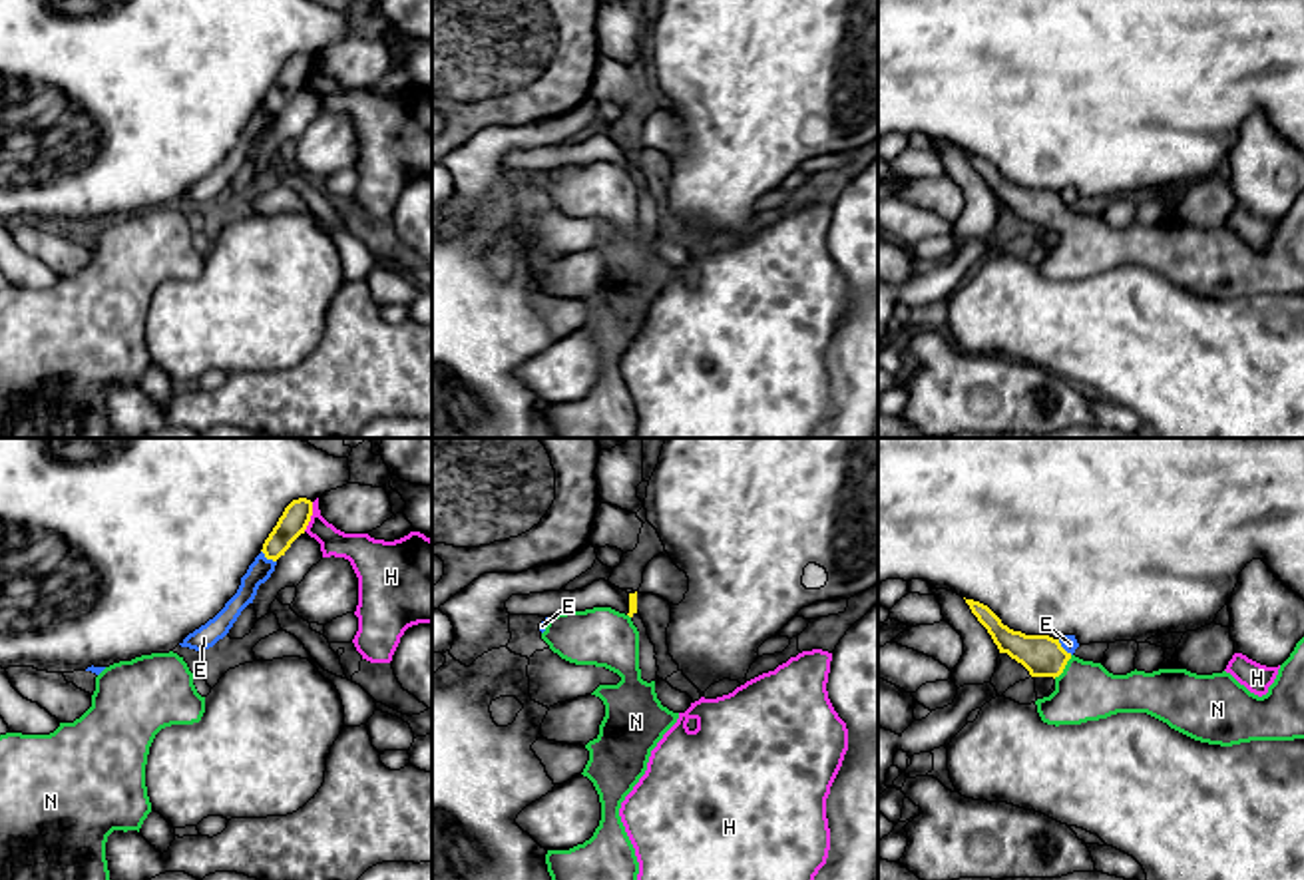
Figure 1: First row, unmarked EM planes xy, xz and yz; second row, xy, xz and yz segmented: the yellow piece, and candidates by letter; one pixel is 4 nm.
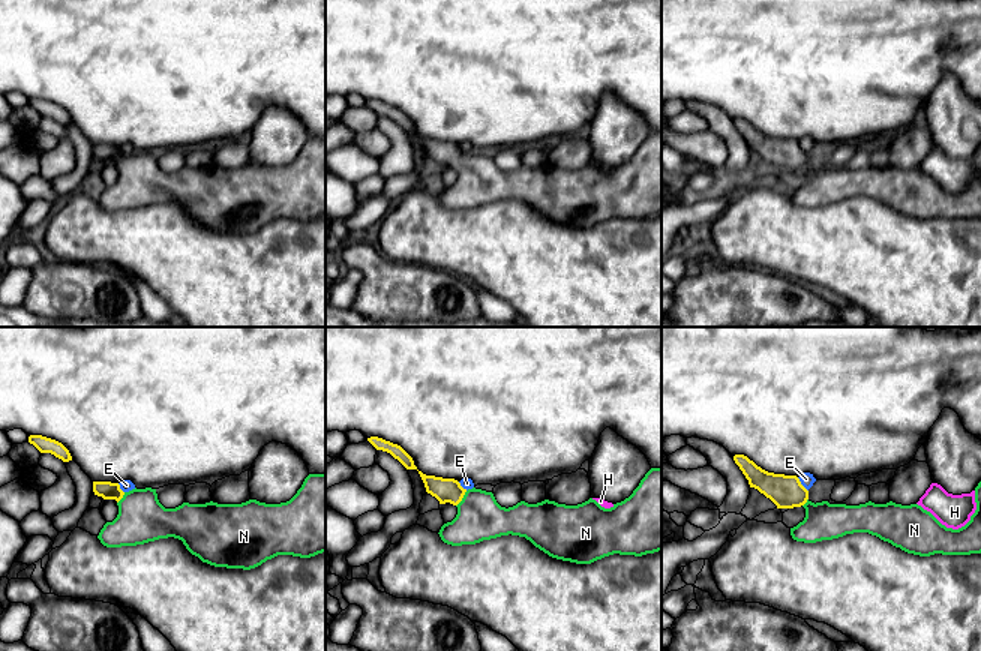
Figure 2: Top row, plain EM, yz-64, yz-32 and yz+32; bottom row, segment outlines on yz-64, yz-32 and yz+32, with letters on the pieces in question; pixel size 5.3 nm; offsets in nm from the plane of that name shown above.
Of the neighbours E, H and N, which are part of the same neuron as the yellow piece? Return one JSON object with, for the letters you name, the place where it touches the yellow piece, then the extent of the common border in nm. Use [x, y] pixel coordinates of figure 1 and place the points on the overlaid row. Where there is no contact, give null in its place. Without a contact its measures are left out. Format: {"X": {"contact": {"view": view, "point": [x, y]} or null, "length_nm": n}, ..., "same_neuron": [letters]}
{"N": {"contact": {"view": "yz", "point": [1064, 667]}, "length_nm": 120}, "same_neuron": ["N"]}

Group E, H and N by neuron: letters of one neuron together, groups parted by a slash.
E / H / N

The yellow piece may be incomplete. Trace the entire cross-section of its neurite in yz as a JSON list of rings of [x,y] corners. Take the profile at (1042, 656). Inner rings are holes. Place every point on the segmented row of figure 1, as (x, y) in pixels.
[[[974,599],[966,603],[999,653],[1021,663],[1031,677],[1055,679],[1055,691],[1035,701],[1047,725],[1147,713],[1195,741],[1220,747],[1304,739],[1304,637],[1280,665],[1268,693],[1258,697],[1226,671],[1135,669],[1113,675],[1101,663],[1067,653],[1059,639],[1013,631],[987,605]]]

